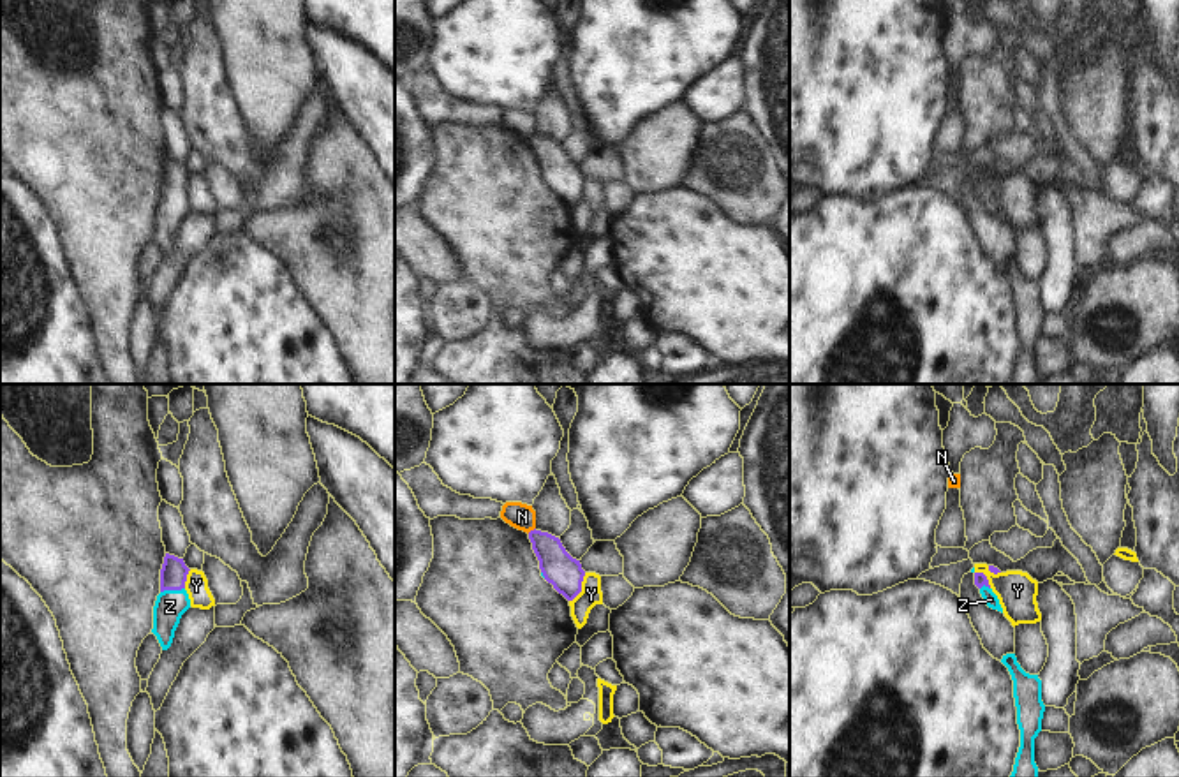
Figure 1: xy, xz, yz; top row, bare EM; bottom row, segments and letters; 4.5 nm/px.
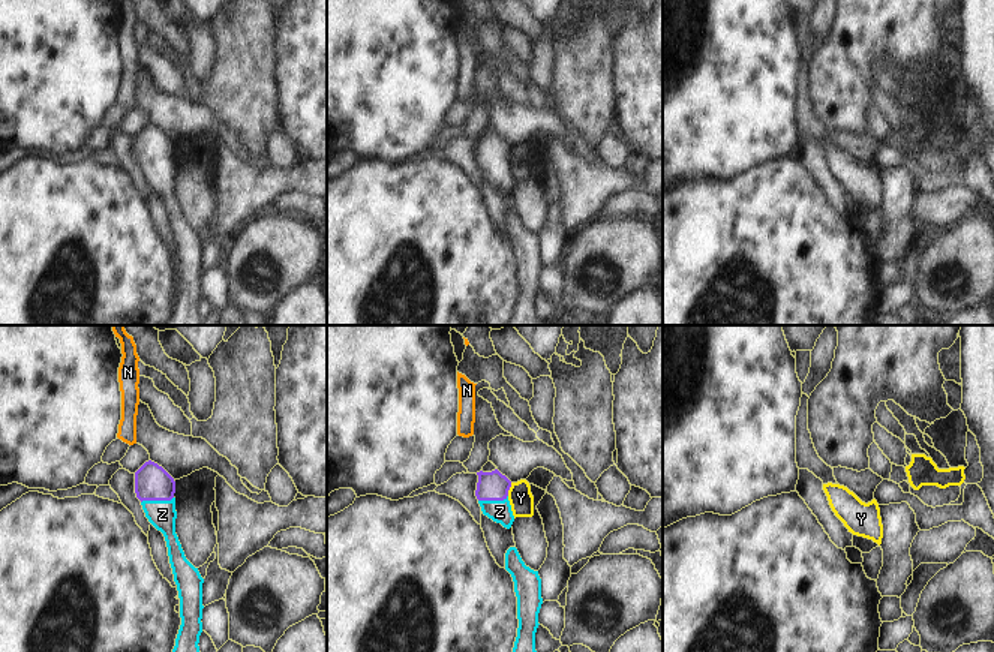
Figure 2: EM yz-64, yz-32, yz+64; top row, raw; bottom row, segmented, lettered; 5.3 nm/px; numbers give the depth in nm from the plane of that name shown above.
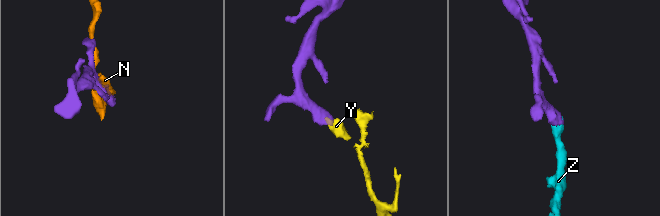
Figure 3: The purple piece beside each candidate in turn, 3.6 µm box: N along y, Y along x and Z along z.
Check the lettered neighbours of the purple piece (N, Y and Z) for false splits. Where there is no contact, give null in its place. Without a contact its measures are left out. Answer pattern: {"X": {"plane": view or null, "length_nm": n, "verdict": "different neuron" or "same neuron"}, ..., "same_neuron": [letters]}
{"N": {"plane": "xz", "length_nm": 50, "verdict": "different neuron"}, "Y": {"plane": "xz", "length_nm": 150, "verdict": "different neuron"}, "Z": {"plane": "xy", "length_nm": 110, "verdict": "same neuron"}, "same_neuron": ["Z"]}

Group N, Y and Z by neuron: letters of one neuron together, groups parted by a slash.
N / Y / Z

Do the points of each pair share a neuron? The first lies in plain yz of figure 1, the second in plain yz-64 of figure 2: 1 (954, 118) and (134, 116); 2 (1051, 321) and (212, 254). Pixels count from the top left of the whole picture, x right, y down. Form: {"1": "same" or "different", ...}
{"1": "different", "2": "different"}

